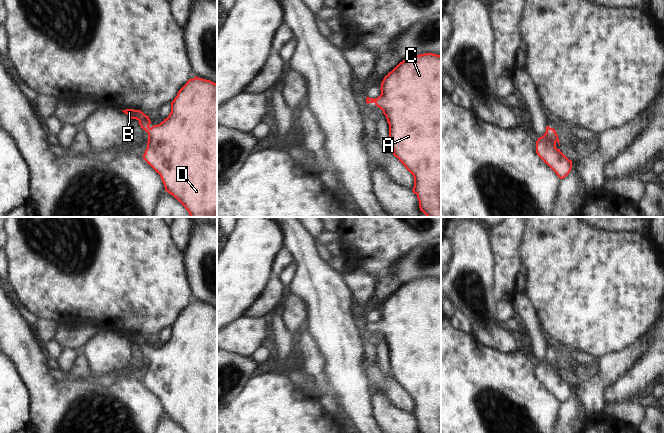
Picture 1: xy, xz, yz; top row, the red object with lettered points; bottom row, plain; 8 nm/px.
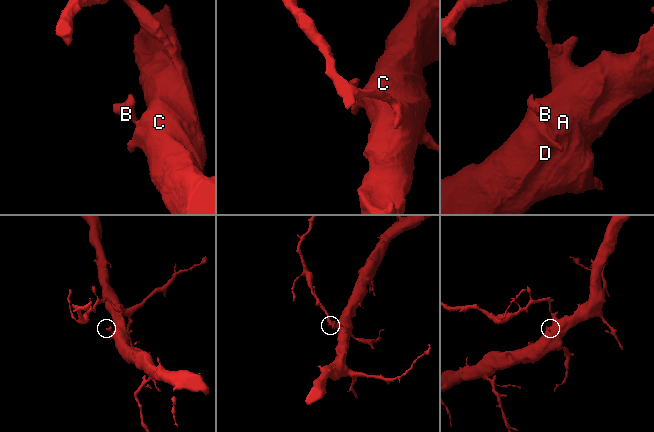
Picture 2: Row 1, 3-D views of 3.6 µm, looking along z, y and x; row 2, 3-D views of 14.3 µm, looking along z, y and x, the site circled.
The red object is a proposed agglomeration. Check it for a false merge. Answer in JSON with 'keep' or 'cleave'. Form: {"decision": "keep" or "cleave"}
{"decision": "keep"}

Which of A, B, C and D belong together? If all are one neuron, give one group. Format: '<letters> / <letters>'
A B C D

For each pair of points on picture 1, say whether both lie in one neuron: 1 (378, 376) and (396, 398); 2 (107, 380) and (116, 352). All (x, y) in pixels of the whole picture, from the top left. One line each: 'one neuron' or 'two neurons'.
1: one neuron
2: two neurons

